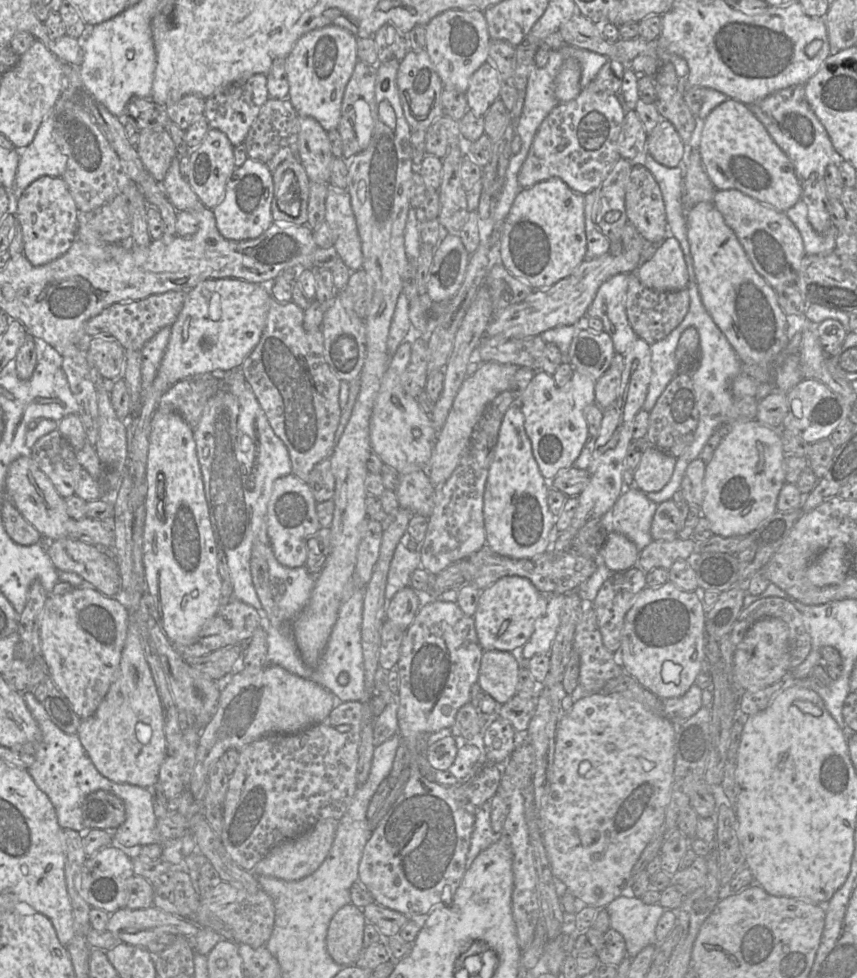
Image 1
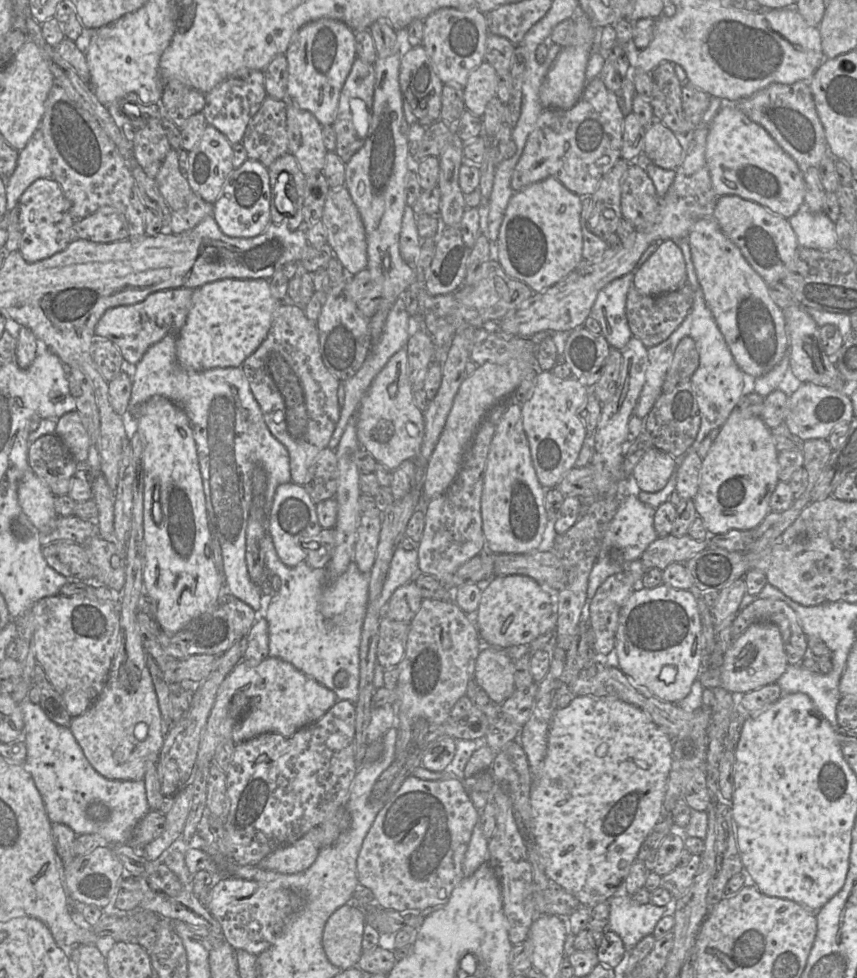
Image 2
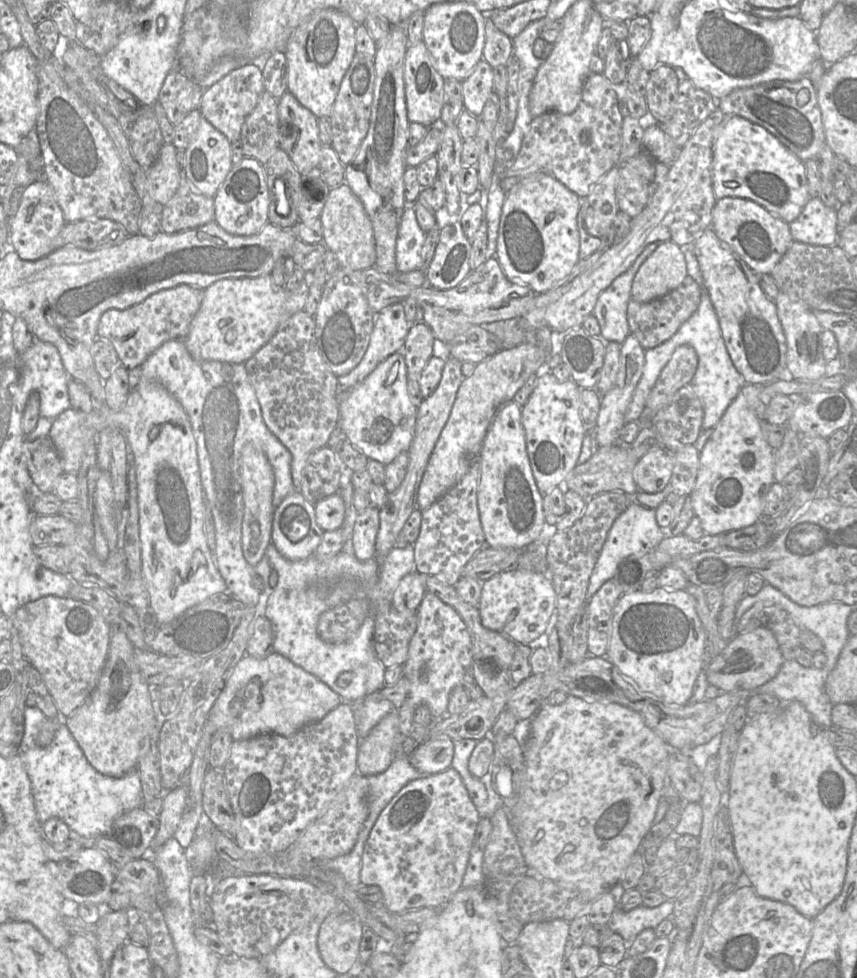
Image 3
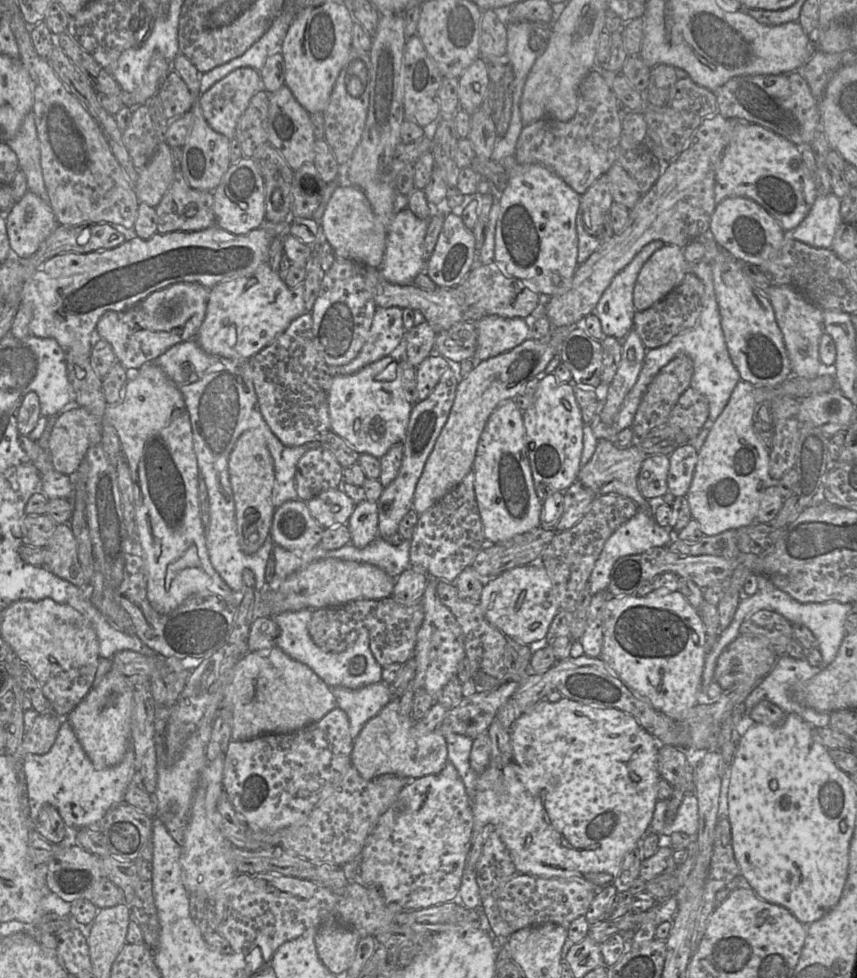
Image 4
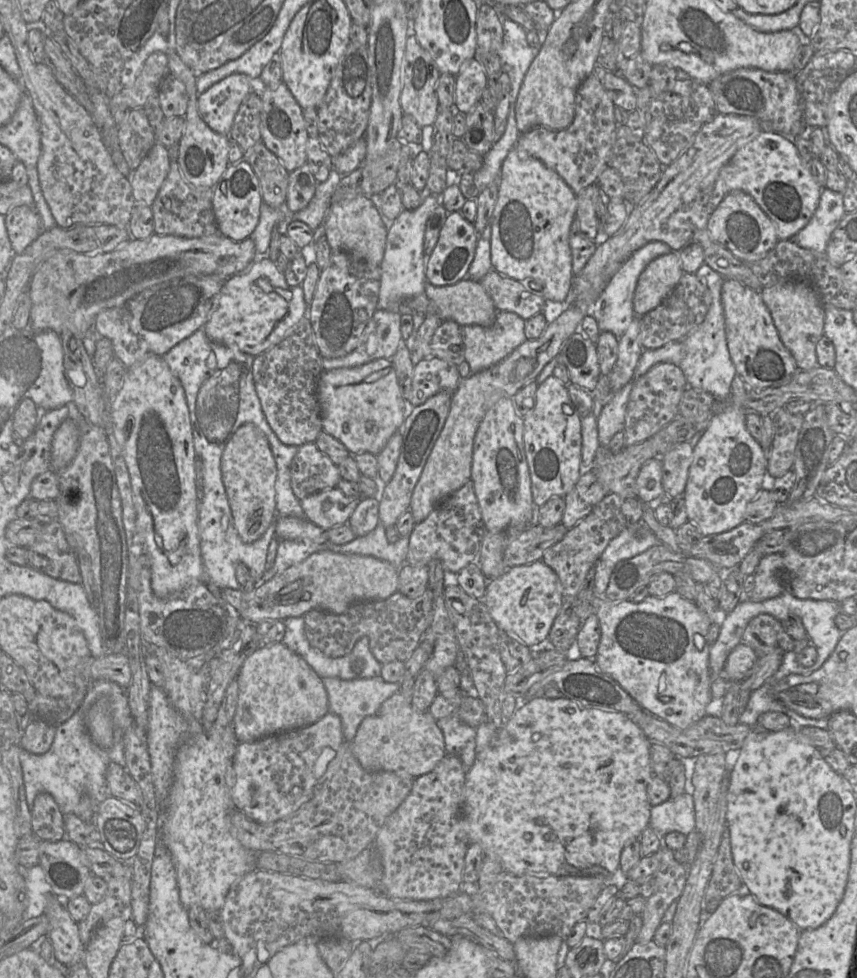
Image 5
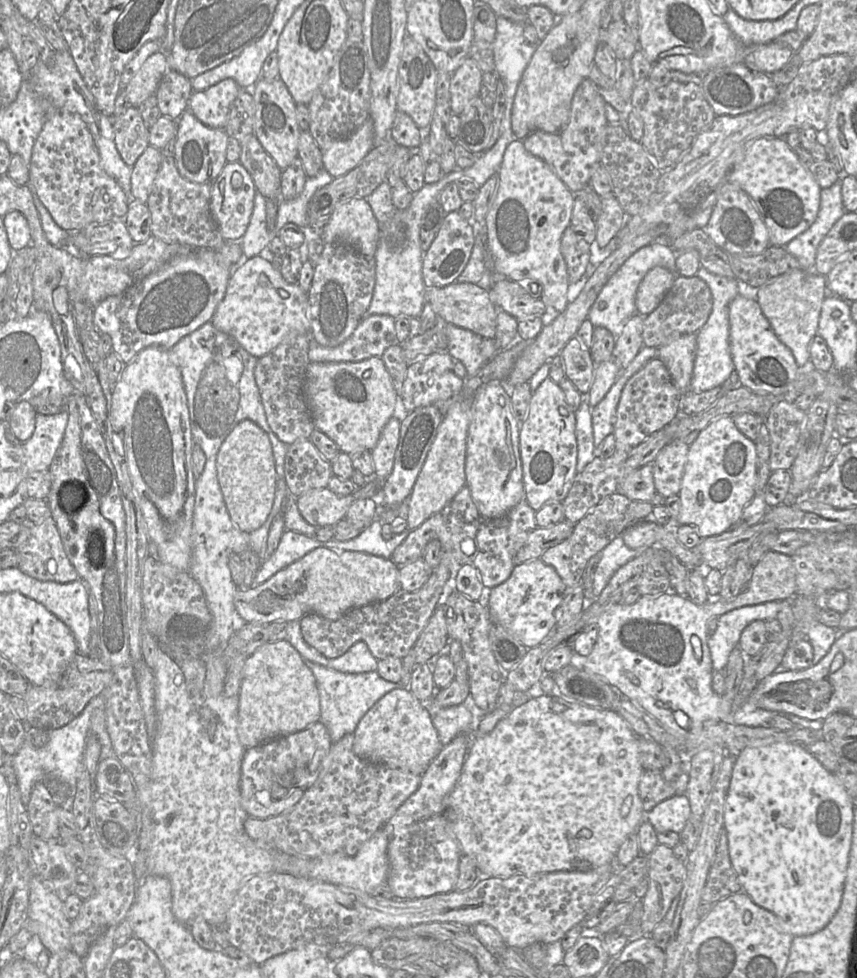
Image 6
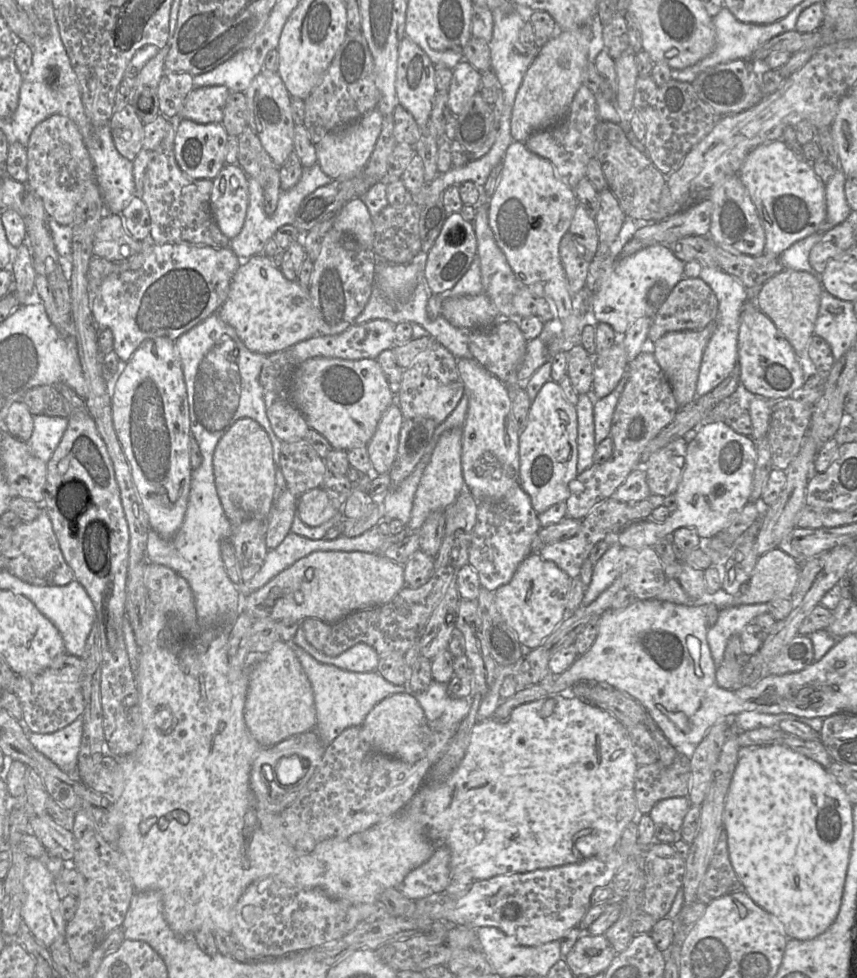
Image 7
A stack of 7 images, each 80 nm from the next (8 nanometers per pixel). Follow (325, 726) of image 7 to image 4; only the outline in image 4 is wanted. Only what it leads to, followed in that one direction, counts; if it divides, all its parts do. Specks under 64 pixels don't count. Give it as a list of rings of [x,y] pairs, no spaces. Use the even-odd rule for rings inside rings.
[[[382,681],[355,690],[343,686],[329,688],[336,698],[337,707],[348,716],[350,735],[353,739],[392,699],[389,685]]]

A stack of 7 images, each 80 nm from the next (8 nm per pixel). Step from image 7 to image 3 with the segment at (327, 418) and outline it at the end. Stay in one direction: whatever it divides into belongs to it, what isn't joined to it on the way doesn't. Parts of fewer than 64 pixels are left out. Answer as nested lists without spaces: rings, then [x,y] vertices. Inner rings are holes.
[[[394,353],[361,383],[339,394],[338,428],[368,459],[383,465],[391,463],[401,452],[408,452],[414,439],[417,407],[410,401],[407,380],[404,357]]]

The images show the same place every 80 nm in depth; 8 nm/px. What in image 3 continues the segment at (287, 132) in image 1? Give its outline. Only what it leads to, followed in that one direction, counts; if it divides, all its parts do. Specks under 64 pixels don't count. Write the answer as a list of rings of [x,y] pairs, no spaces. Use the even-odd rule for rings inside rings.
[[[263,91],[241,128],[243,154],[264,165],[280,148],[278,99]]]

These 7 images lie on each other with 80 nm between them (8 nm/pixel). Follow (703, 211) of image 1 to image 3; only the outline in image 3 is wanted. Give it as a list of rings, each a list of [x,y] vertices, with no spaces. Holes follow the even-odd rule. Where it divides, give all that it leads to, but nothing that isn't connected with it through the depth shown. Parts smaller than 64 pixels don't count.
[[[710,227],[705,229],[695,240],[693,252],[702,273],[704,286],[716,311],[721,335],[732,362],[746,383],[771,383],[780,379],[786,366],[786,337],[780,323],[776,304],[768,298],[758,283],[757,274],[749,268],[743,259],[721,241]]]

